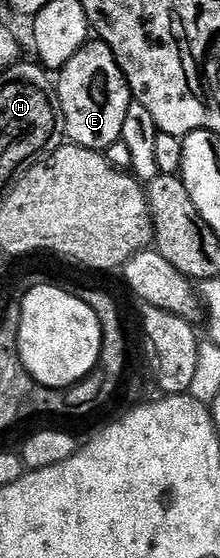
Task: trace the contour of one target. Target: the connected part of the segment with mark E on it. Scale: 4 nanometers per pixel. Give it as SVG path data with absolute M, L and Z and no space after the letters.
M87 40L85 45L68 59L68 63L57 74L56 105L64 122L64 133L73 144L85 149L105 151L122 136L124 115L132 104L126 77L116 63L116 55L103 41Z

